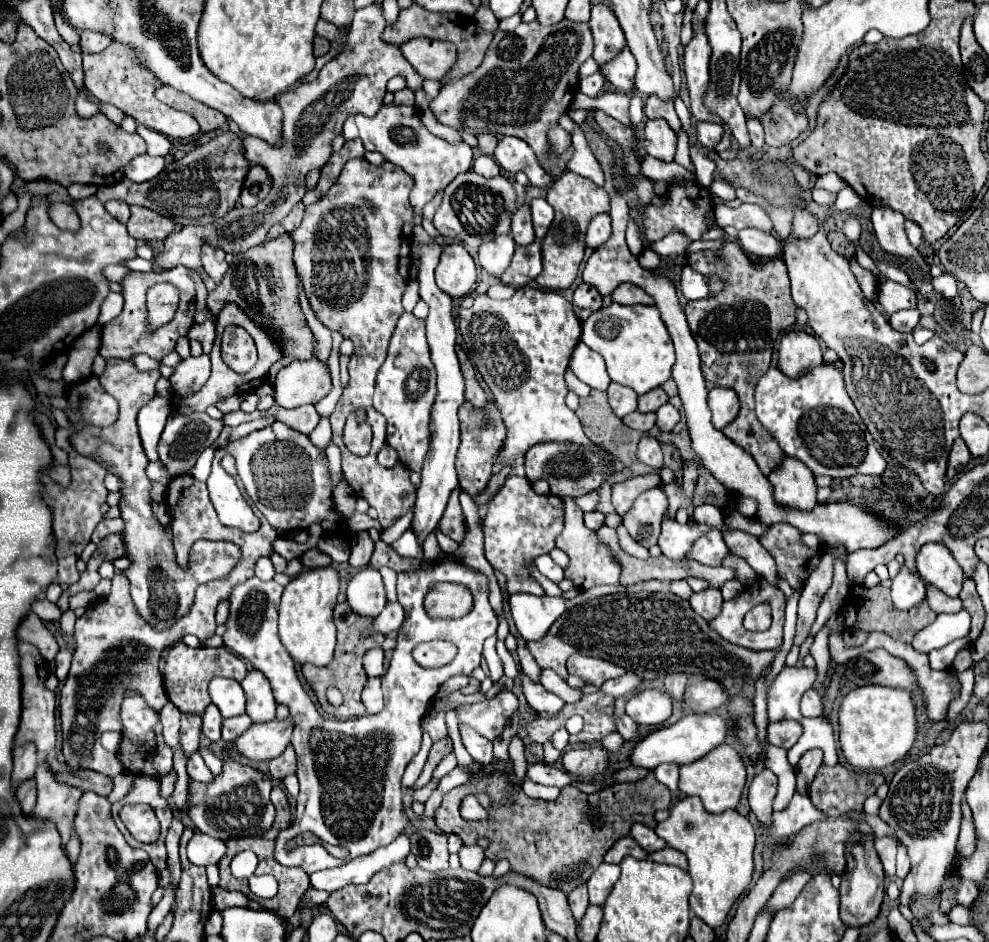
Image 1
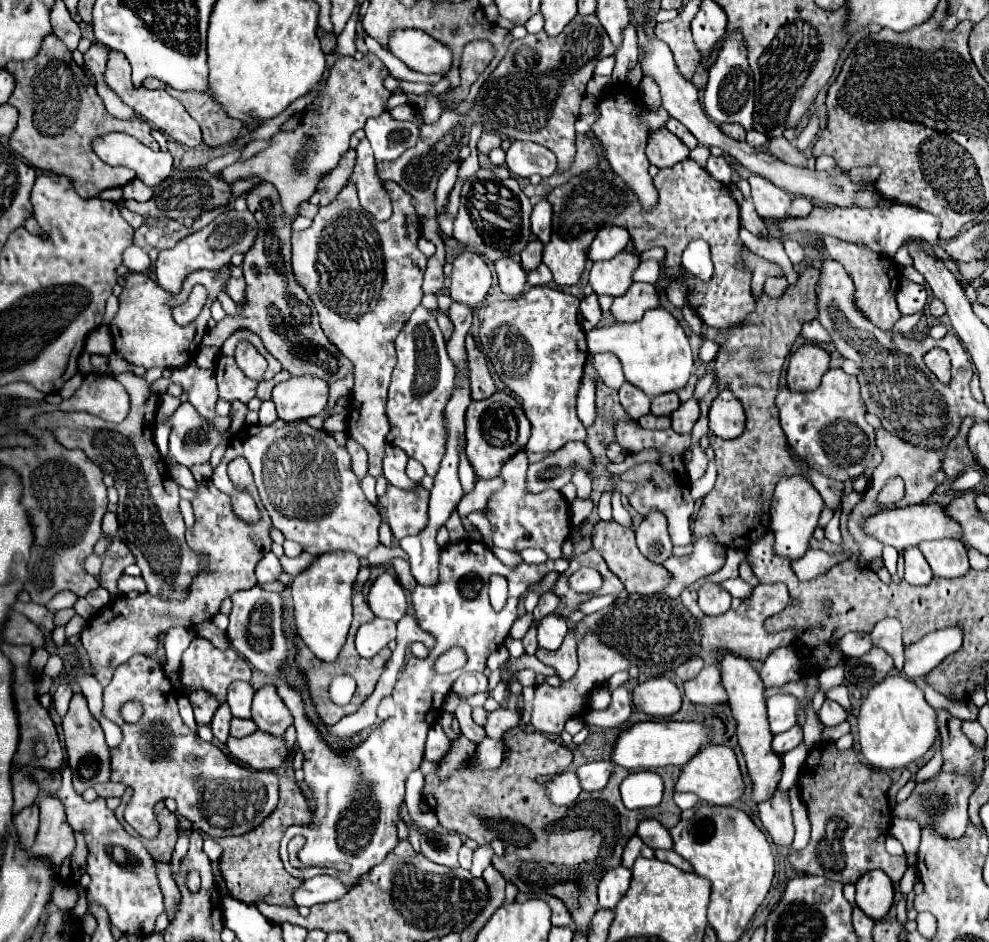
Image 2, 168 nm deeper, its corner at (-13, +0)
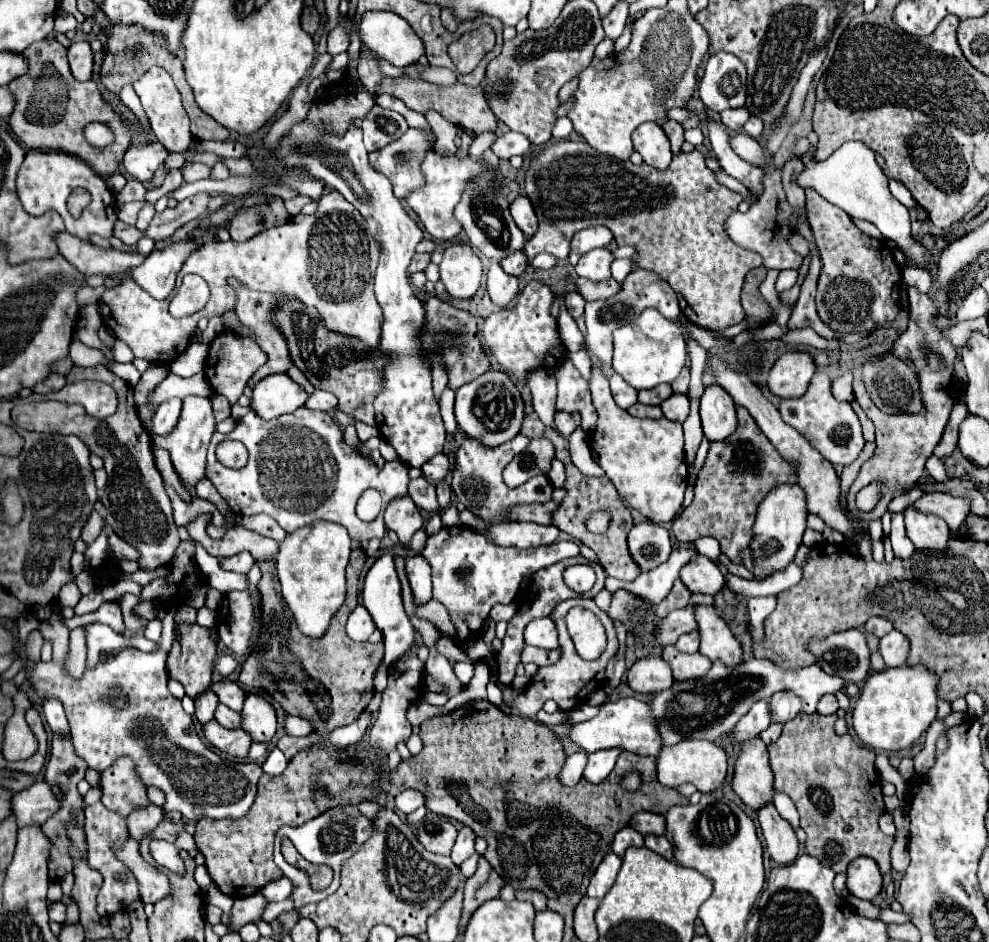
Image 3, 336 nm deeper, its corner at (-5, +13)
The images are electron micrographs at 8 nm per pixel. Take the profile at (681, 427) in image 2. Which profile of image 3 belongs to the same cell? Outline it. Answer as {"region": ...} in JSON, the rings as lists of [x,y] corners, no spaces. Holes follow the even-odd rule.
{"region":[[[673,393],[669,399],[665,399],[661,403],[661,409],[663,409],[663,415],[667,419],[683,423],[687,419],[687,415],[689,415],[689,397]]]}

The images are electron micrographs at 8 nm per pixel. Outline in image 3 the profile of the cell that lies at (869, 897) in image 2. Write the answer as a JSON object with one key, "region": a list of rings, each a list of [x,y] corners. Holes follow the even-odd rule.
{"region":[[[861,857],[849,865],[847,889],[851,891],[851,895],[873,901],[881,893],[881,887],[883,887],[883,879],[881,879],[879,867],[877,867],[877,863],[873,863],[873,859]]]}

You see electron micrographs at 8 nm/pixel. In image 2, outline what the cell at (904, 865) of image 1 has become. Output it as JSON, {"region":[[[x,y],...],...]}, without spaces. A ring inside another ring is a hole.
{"region":[[[894,817],[889,834],[897,838],[907,854],[917,854],[921,840],[921,826],[915,820]]]}

